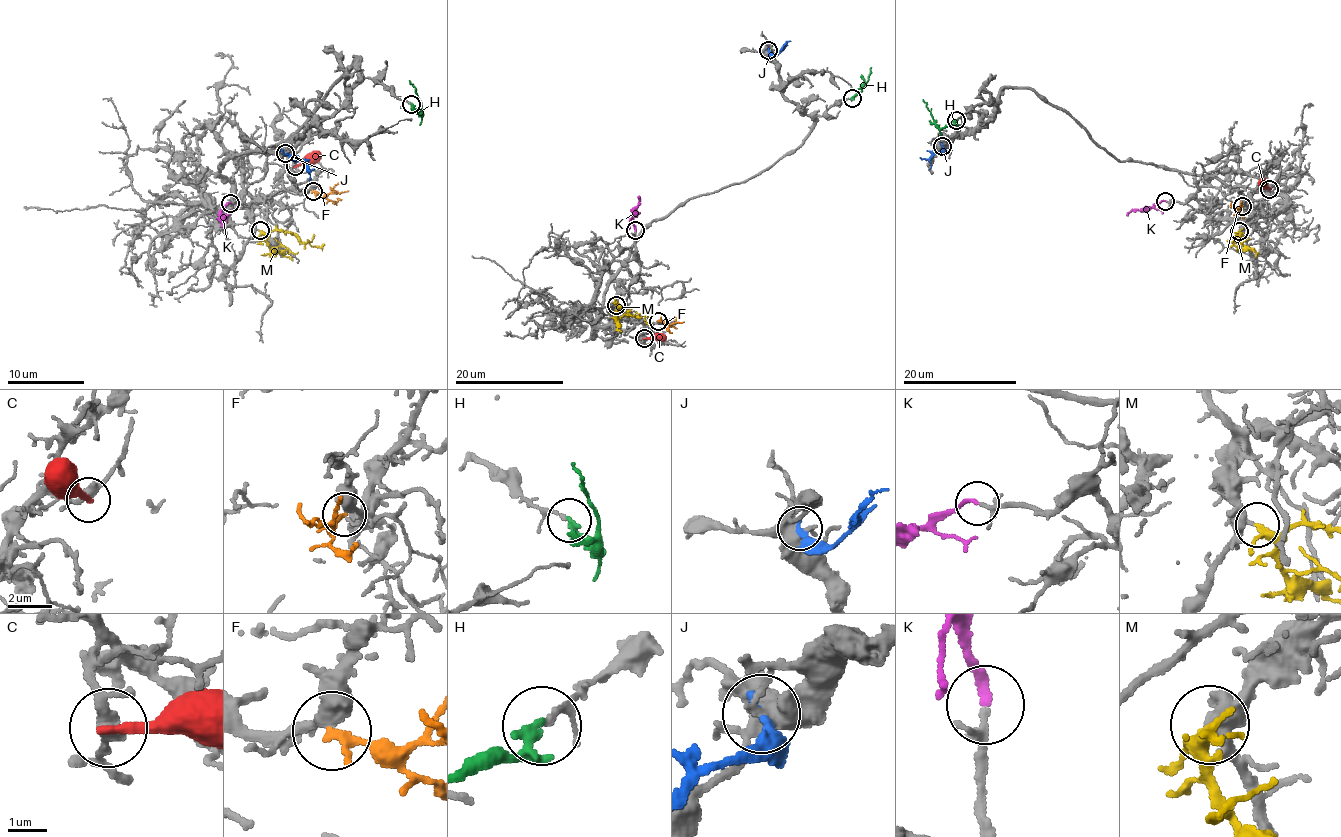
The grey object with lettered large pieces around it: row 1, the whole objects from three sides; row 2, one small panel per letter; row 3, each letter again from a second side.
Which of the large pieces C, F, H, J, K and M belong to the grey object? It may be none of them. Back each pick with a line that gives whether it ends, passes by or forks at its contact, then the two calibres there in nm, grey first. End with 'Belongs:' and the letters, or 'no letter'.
F: It passes by. Thickness 440 nm (grey) against 180 nm
K: It ends there. Thickness 150 nm (grey) against 170 nm
M: It passes by. Thickness 280 nm (grey) against 260 nm
Belongs: F, K, M

